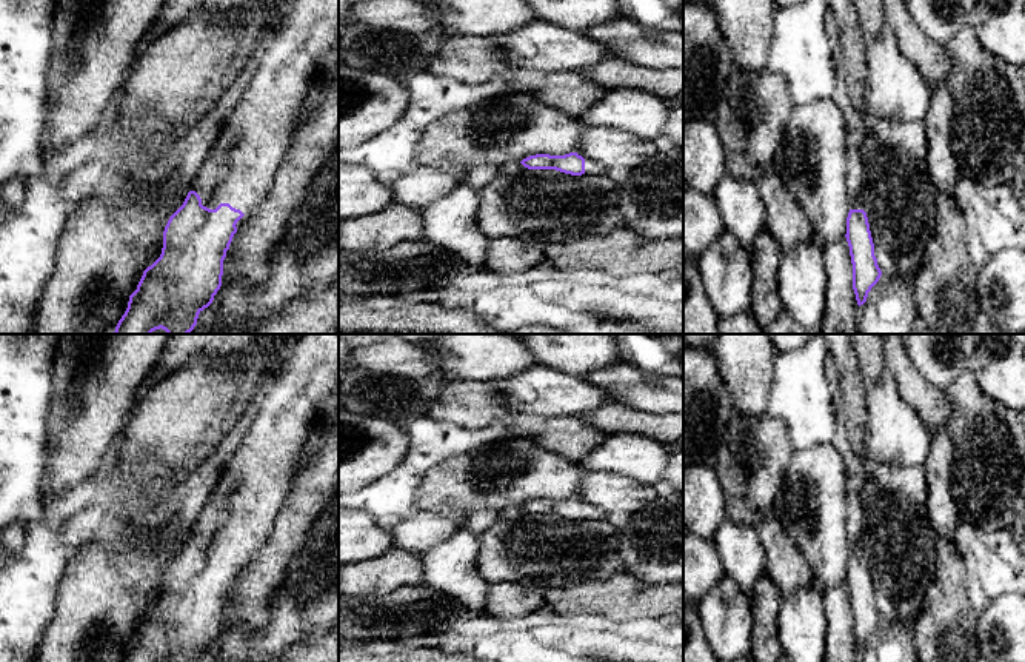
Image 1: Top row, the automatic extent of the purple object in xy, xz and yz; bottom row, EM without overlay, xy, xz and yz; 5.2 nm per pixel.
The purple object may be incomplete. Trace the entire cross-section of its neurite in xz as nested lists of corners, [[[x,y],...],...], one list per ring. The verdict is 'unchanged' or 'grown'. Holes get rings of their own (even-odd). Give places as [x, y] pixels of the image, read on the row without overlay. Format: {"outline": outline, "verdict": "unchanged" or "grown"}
{"outline": [[[577,497],[565,500],[536,499],[520,507],[528,514],[556,514],[571,520],[606,520],[608,514],[596,505],[585,503]]], "verdict": "grown"}

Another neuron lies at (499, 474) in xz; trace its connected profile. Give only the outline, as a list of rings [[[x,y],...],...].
[[[526,437],[488,440],[471,451],[448,457],[432,465],[412,496],[414,507],[432,513],[474,513],[517,508],[536,499],[565,500],[576,497],[585,470],[580,462],[569,460]]]

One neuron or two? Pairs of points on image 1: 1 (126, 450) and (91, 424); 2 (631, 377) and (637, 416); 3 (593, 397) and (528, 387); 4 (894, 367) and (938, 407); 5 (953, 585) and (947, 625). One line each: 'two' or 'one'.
1: two
2: two
3: one
4: one
5: one

